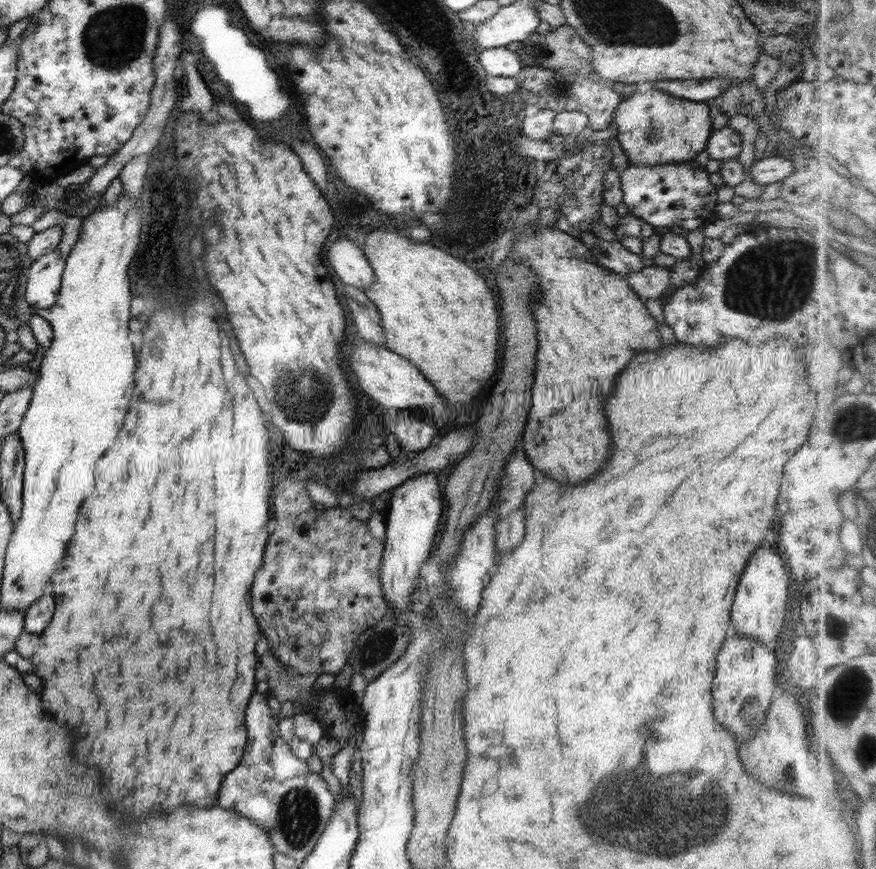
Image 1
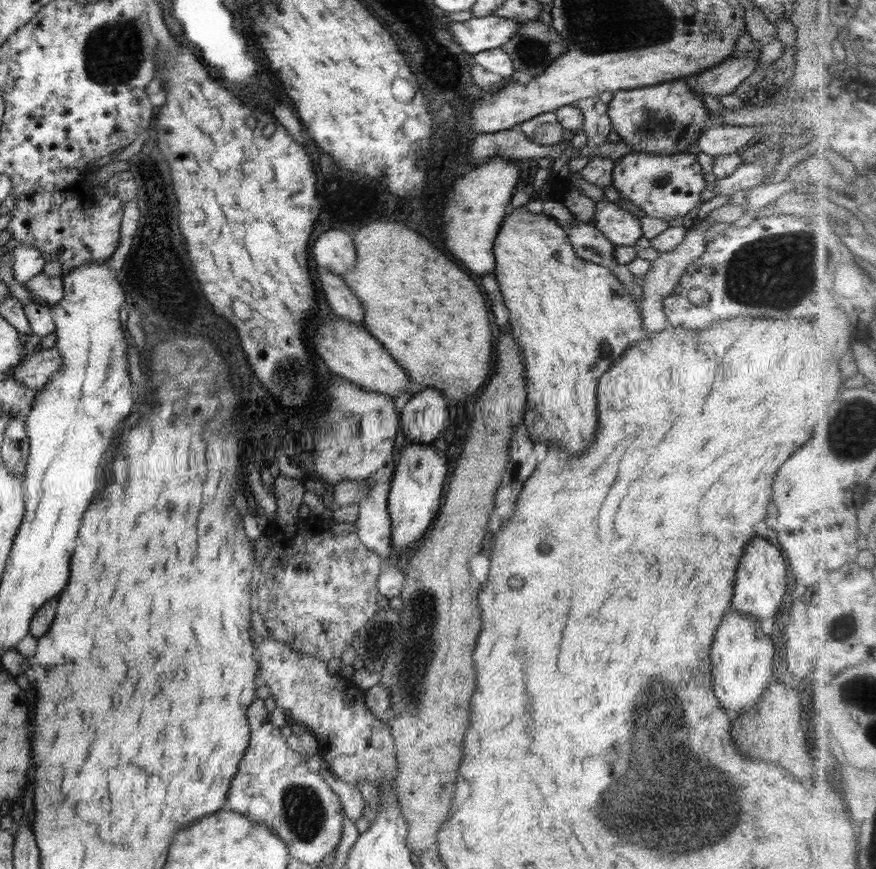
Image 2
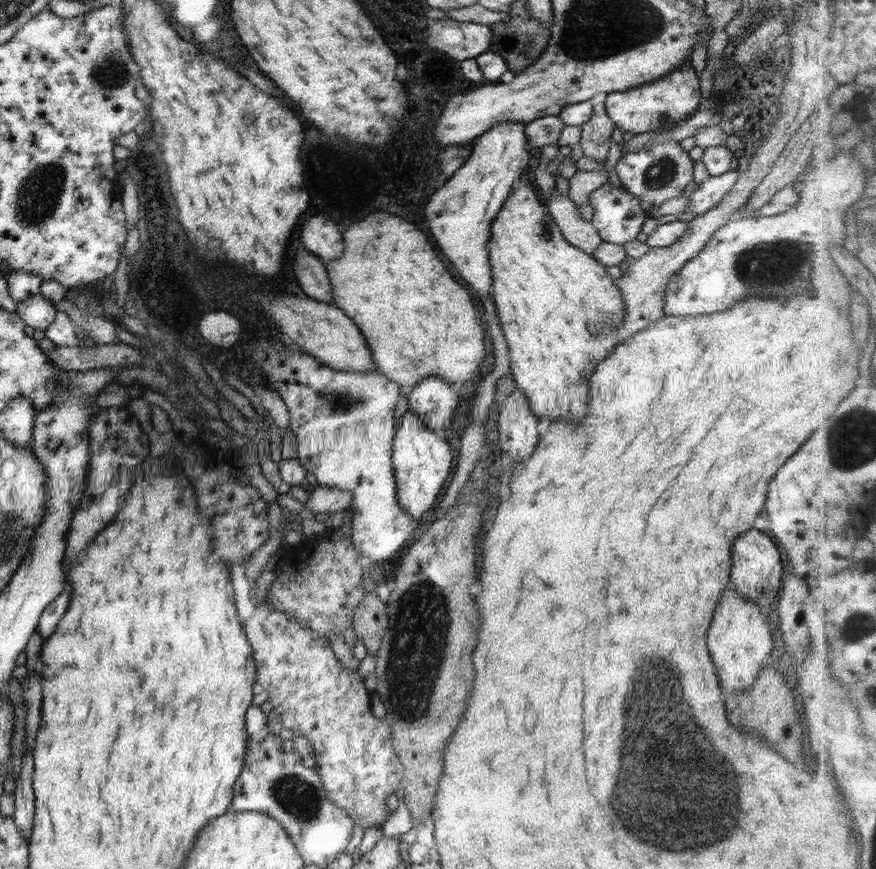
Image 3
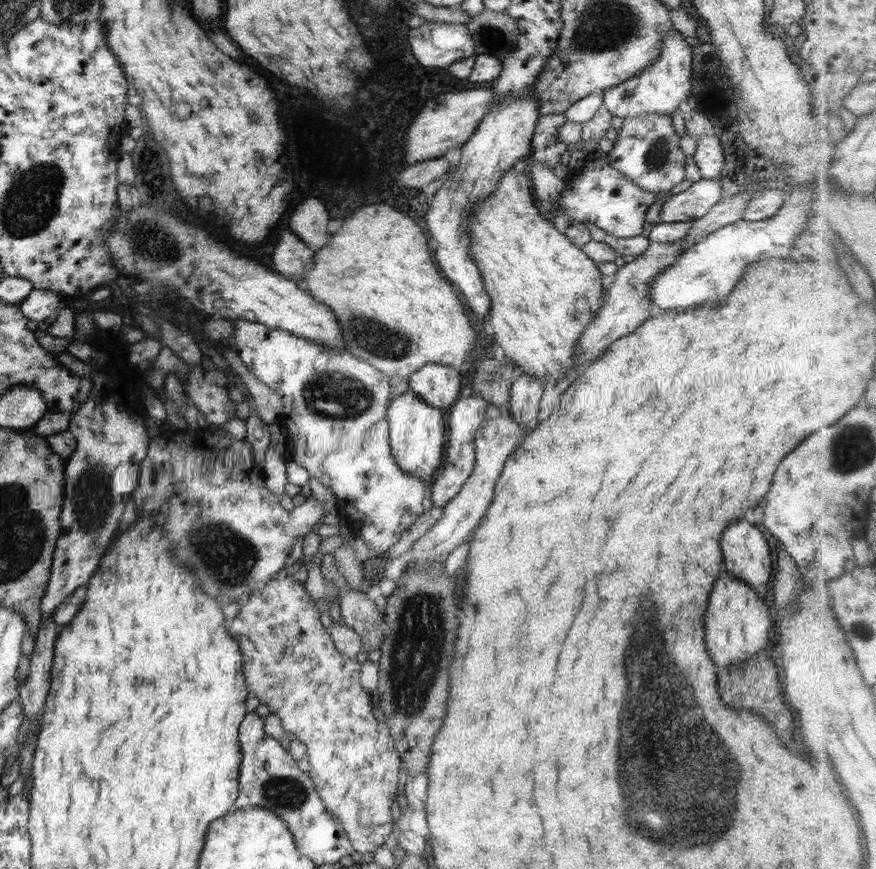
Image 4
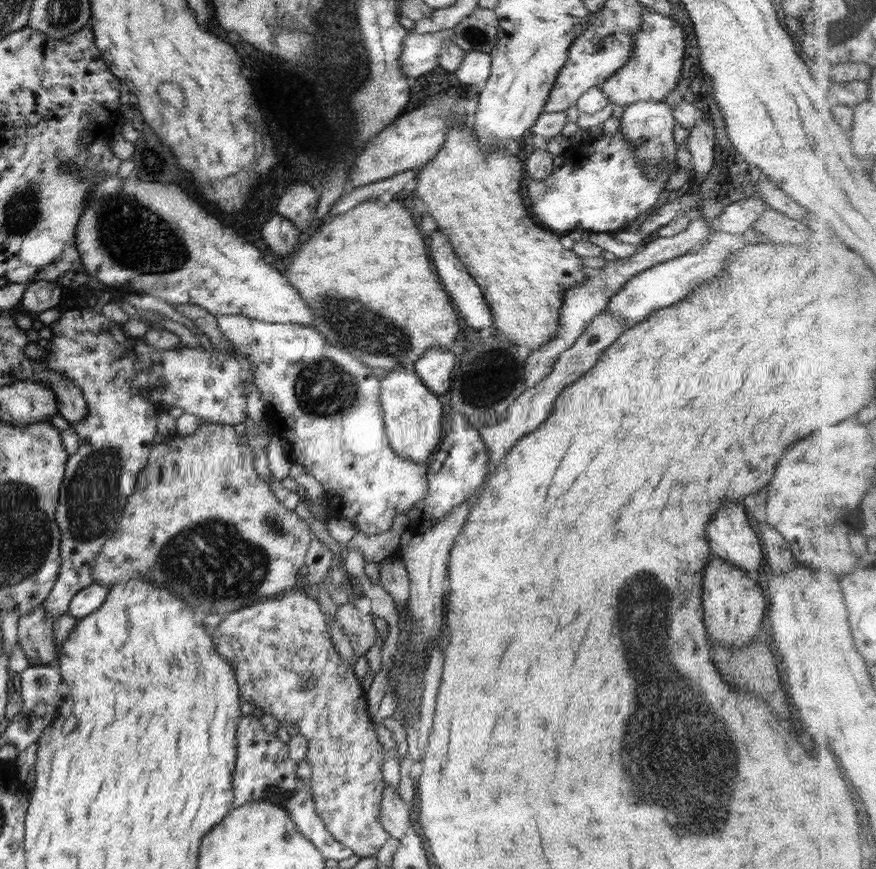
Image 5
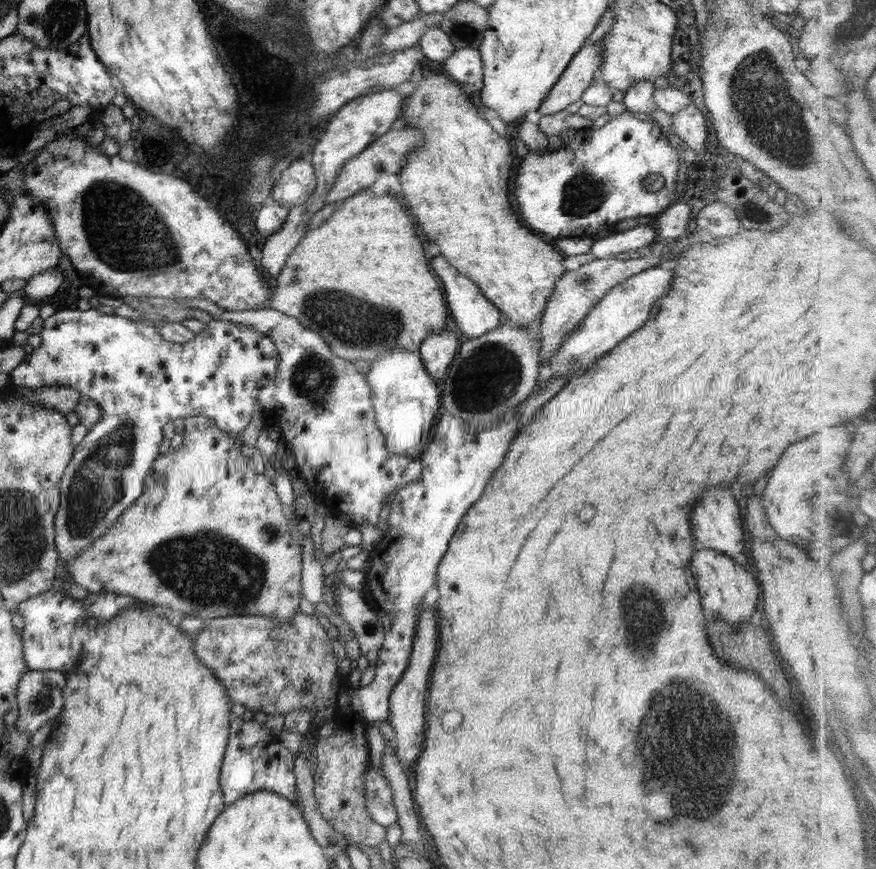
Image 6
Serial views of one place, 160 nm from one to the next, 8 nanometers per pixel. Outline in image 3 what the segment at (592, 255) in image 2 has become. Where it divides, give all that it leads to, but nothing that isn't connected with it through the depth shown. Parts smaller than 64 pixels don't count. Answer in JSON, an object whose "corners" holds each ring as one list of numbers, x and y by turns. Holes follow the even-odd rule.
{"corners":[[553,189,551,198,548,198,548,206,550,216,561,230,563,237,582,252,594,254,603,243,602,237,590,221,582,218,574,201,568,195,562,195]]}

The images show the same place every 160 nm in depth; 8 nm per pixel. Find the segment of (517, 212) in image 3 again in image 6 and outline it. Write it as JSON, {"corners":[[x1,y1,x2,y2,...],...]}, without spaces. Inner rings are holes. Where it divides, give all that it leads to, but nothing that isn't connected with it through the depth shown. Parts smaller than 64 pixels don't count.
{"corners":[[422,74,422,80,415,88,412,96,404,96,405,101,402,103,402,107,400,107,400,114,404,117,406,125,421,130,423,141,410,153,409,159,405,162,405,166,402,167,402,170,398,174,400,176,399,182,401,183,402,194,404,194,404,198,408,200,408,208,412,210,412,214,416,216,416,220,422,224,426,236,440,246,440,254,442,254,458,272,461,272,464,276,473,280,474,284,478,285,482,294,490,300,496,308,499,308,499,311,504,316,504,323,523,326,524,328,527,328,527,326,534,327,540,322,540,318,545,311,550,295,553,293,555,284,567,271,562,265,565,256,554,246,552,240,534,233,520,222,520,218,518,214,516,214,510,196,510,180,513,176,518,158,512,154,512,148,510,148,508,141,494,131,490,122,478,116,478,106,468,98,468,94,466,94,464,90,466,90,465,87,450,80,449,77,444,74]]}

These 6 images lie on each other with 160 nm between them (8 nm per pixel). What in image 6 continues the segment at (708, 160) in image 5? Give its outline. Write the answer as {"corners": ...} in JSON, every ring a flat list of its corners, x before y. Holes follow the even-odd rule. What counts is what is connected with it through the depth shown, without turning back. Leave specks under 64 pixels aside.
{"corners":[[688,105,672,115,676,136,684,141,685,148,700,153,706,142,706,120,704,114,695,105]]}

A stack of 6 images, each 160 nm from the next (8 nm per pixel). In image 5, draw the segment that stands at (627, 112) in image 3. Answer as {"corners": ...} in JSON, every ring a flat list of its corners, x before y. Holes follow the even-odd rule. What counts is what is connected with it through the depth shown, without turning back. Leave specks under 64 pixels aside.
{"corners":[[645,8,642,18,629,62,600,86,611,105,621,106,622,109,638,101,664,101,678,87,684,64,684,29,672,17,655,11,655,8]]}

